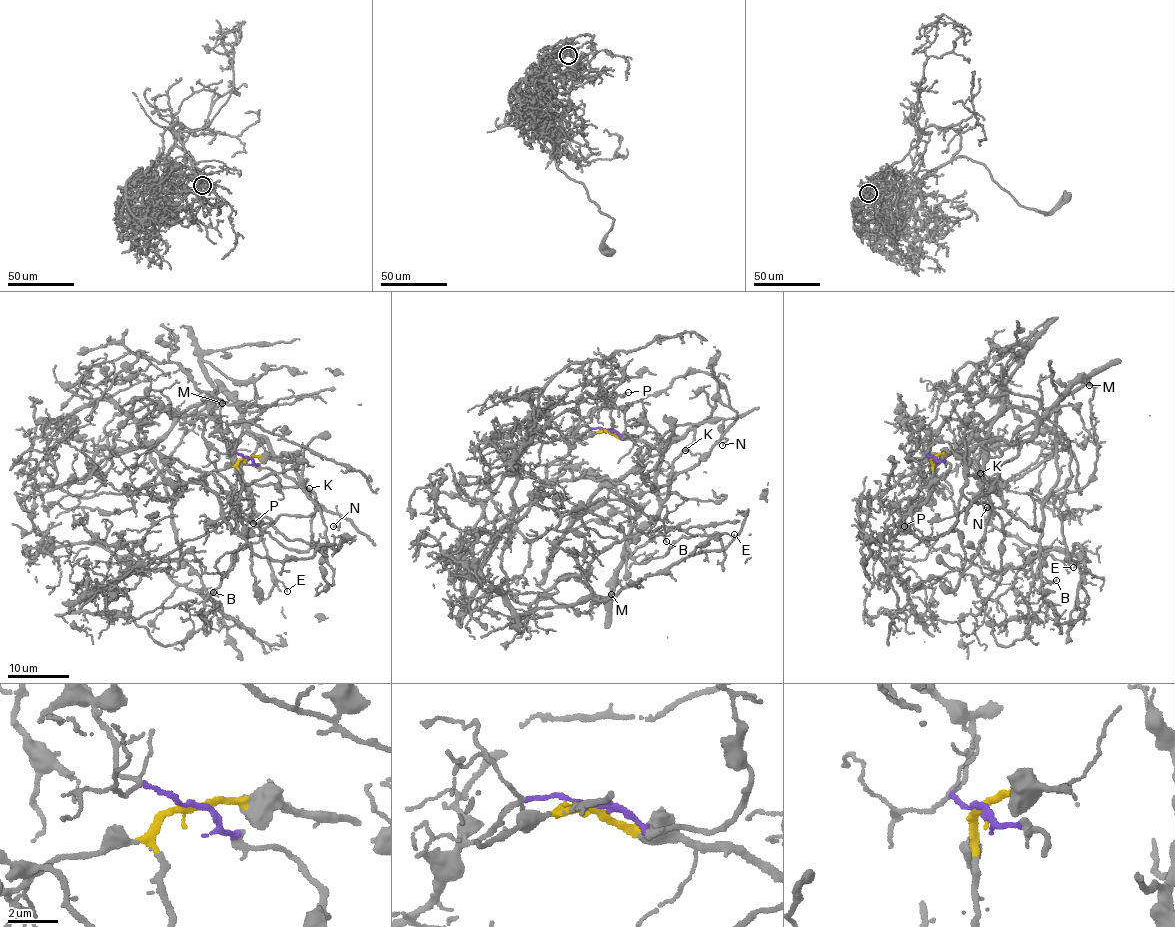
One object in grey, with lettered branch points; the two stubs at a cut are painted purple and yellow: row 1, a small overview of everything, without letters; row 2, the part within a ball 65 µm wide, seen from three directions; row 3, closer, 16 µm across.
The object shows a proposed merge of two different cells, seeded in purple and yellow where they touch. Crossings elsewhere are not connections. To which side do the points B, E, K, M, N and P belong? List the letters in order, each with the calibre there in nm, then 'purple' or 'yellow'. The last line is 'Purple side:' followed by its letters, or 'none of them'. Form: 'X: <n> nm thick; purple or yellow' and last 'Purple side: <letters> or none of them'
B: 70 nm thick; yellow
E: 90 nm thick; yellow
K: 110 nm thick; yellow
M: 110 nm thick; yellow
N: 60 nm thick; yellow
P: 110 nm thick; yellow
Purple side: none of them

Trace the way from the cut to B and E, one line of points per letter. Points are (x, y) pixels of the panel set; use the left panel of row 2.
B: (247, 458), (294, 457), (275, 458), (221, 391), (191, 404), (151, 451), (180, 557), (214, 592)
E: (247, 458), (294, 457), (278, 459), (248, 433), (235, 460), (273, 573), (286, 591)

